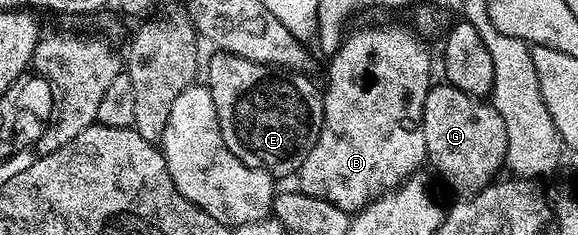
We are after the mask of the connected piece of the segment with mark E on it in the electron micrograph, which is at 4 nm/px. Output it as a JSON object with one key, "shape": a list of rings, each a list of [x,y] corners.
{"shape":[[[217,50],[213,54],[206,59],[206,86],[210,97],[214,97],[226,149],[230,149],[238,161],[267,171],[273,177],[295,176],[322,129],[324,96],[321,88],[315,87],[304,75],[290,75],[294,73],[226,51]]]}

